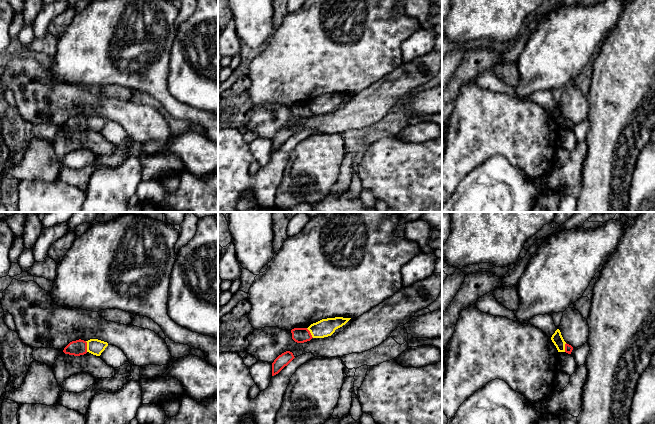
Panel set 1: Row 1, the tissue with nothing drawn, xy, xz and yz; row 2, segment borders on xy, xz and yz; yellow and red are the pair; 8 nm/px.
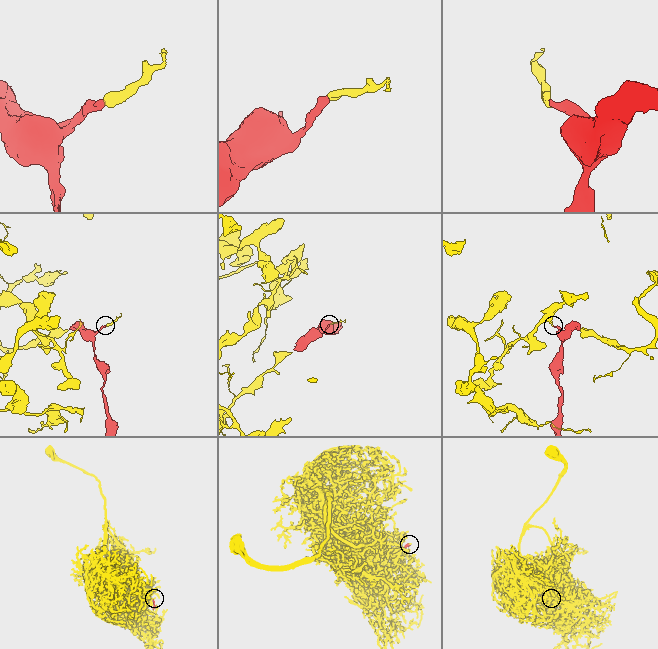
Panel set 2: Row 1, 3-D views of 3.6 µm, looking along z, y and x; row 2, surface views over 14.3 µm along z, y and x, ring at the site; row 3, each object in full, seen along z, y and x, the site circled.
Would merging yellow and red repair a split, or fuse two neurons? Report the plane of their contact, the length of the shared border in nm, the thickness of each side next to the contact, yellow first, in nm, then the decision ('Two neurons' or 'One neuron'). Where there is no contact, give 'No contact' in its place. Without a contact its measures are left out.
Touches yellow in xy. Shared border 90 nm. Thickness 130 nm (yellow) against 130 nm. One neuron

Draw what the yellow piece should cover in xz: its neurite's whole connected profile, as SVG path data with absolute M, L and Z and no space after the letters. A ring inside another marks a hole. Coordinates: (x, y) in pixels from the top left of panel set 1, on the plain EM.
M343 93L327 94L311 100L308 104L294 104L291 106L292 115L297 119L304 119L312 114L331 112L336 105L345 101L350 95Z

